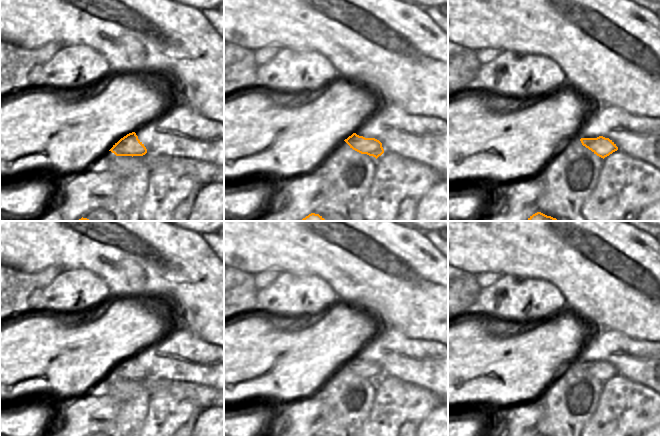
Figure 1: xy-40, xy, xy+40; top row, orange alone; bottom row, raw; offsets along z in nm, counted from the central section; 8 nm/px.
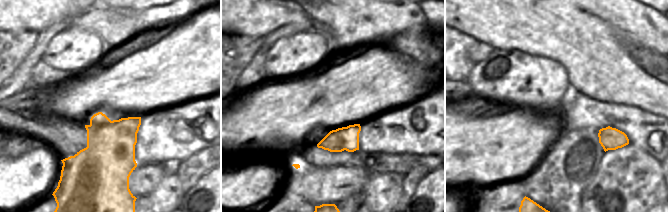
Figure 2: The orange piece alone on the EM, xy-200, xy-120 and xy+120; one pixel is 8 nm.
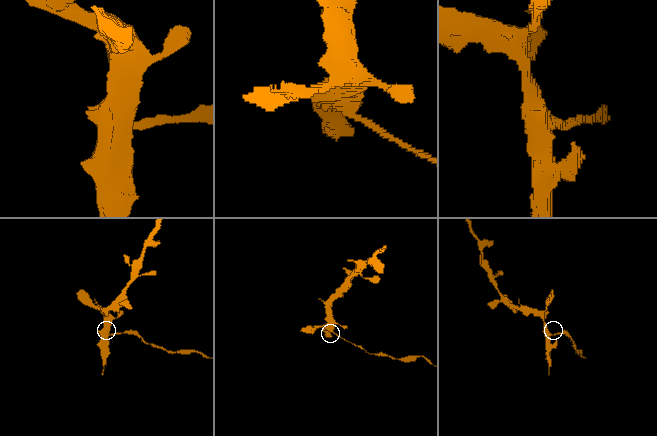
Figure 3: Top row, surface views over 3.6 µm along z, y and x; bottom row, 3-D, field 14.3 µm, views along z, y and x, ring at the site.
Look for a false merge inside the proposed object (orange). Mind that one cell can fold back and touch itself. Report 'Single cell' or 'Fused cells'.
Fused cells.

